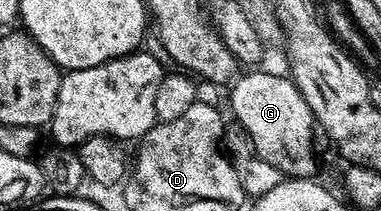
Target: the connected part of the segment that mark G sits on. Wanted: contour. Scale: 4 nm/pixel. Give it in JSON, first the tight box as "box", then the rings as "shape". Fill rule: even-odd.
{"box":[229,72,318,179],"shape":[[[258,72],[235,77],[229,87],[233,121],[246,131],[258,155],[268,160],[268,164],[275,166],[283,176],[313,179],[318,162],[314,159],[316,123],[312,108],[308,108],[304,96],[289,77],[254,73]]]}

